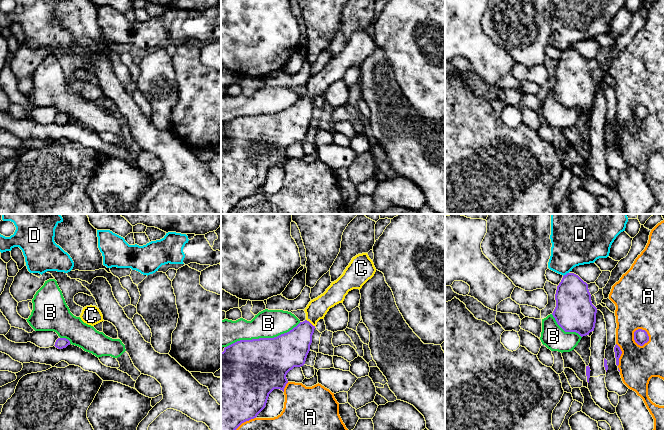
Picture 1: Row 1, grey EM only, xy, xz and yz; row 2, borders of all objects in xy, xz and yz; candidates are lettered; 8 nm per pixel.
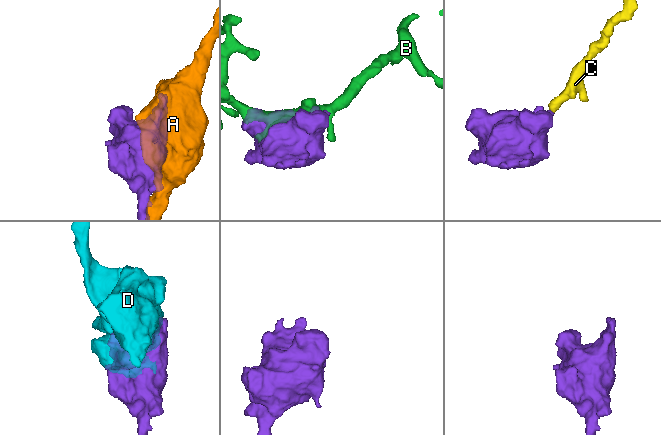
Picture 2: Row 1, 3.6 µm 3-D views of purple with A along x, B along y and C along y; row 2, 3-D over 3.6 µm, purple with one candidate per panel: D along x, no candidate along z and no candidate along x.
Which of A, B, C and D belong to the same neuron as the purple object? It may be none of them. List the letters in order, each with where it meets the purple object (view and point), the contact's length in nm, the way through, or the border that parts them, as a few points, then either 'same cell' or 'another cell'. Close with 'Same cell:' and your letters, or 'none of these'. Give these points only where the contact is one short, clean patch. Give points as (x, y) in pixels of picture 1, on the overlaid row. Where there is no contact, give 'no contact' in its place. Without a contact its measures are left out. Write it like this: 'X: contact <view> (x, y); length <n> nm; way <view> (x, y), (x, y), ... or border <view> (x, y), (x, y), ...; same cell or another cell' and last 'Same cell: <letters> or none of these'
A: contact yz (634, 338); length 160 nm; another cell
B: contact xz (262, 338); length 650 nm; another cell
C: contact xz (310, 323); length 100 nm; way xz (292, 348), (310, 323), (317, 308); same cell
D: contact yz (566, 274); length 60 nm; another cell
Same cell: C

